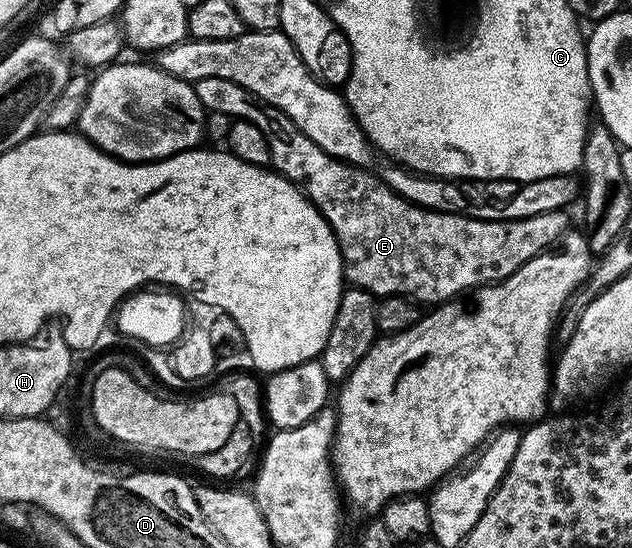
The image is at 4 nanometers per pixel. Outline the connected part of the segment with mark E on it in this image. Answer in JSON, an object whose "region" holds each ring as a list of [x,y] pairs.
{"region":[[[204,77],[193,85],[207,112],[247,119],[264,133],[273,170],[296,184],[330,222],[342,250],[345,282],[375,297],[405,295],[419,305],[448,303],[463,293],[516,273],[516,269],[537,255],[549,252],[571,226],[566,211],[540,213],[540,217],[516,221],[484,221],[457,213],[429,211],[402,199],[373,170],[353,167],[324,153],[280,109],[263,103],[248,89],[236,85],[236,81]]]}

